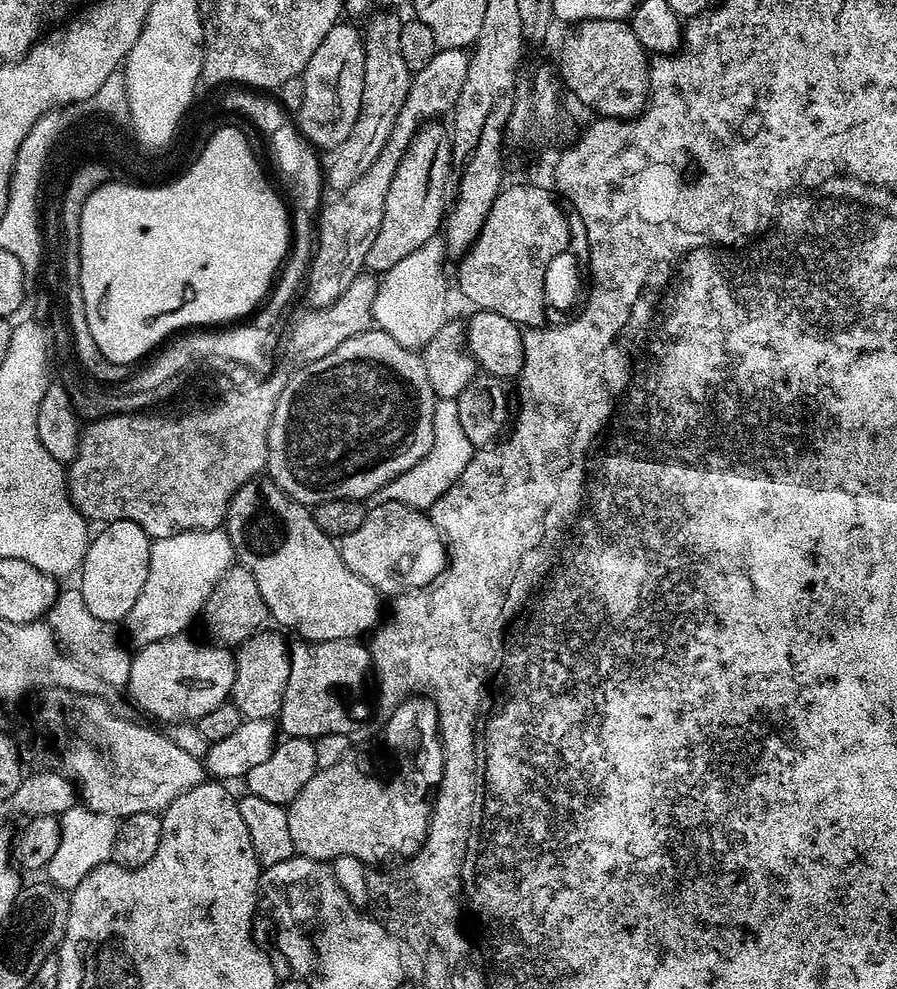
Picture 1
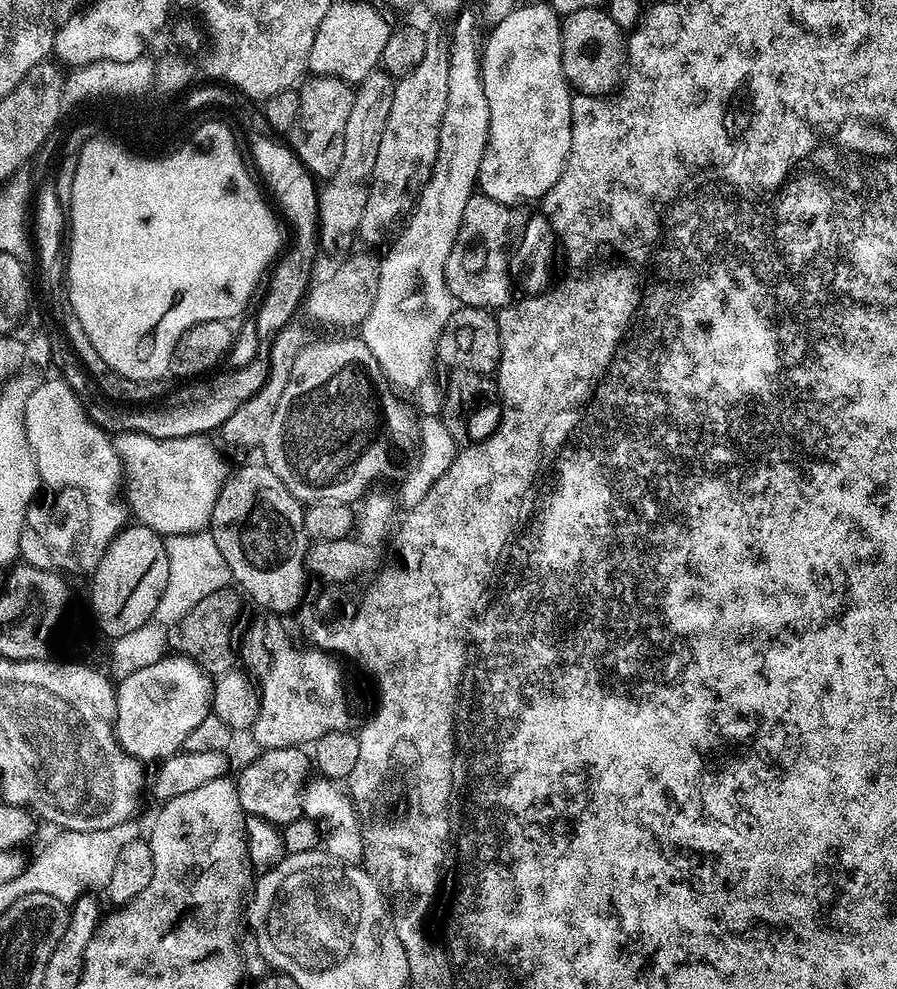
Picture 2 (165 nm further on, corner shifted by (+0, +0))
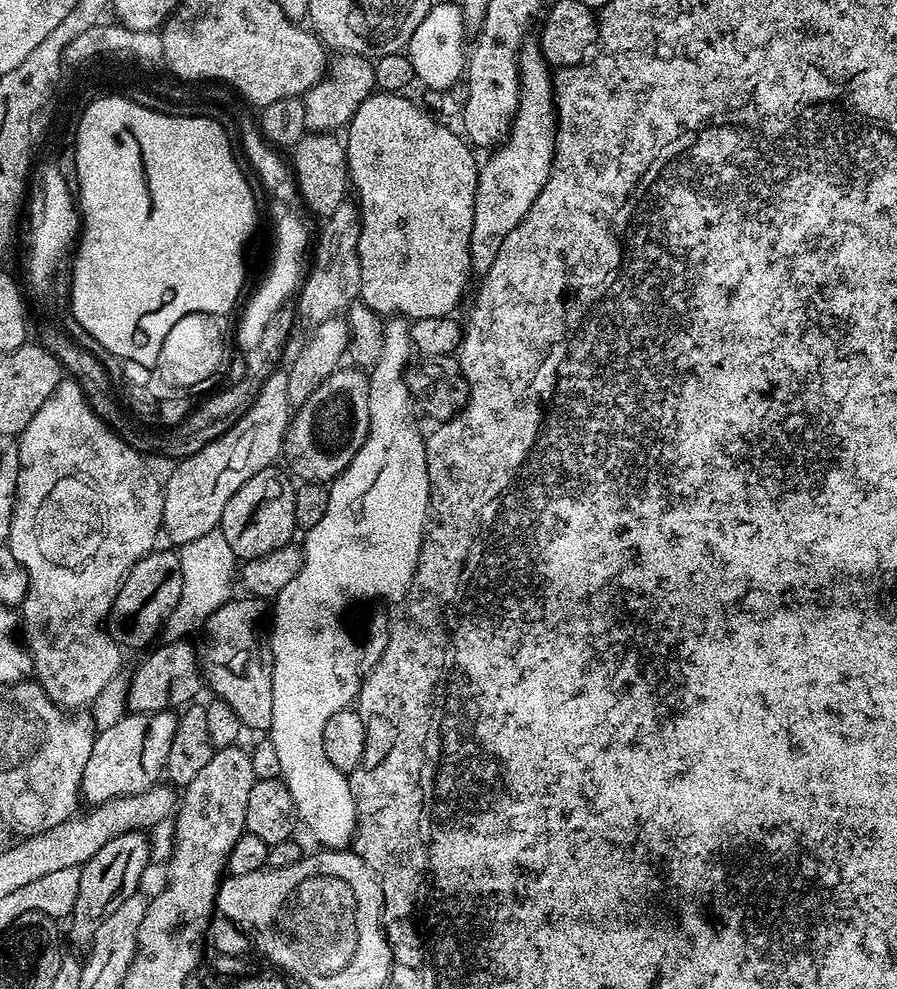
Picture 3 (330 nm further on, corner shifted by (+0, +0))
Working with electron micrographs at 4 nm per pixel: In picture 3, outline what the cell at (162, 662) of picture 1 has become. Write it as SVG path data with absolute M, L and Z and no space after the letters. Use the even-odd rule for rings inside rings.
M175 711L153 712L147 716L144 714L125 714L120 721L115 722L105 732L99 733L93 742L93 750L82 772L80 783L80 795L83 803L88 806L99 806L108 800L114 800L117 796L133 796L153 787L161 779L168 763L170 754L170 742L174 742L174 730L178 719Z

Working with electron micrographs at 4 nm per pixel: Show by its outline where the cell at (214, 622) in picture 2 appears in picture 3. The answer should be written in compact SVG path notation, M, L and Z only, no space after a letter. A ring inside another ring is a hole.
M184 640L173 644L153 647L148 657L141 662L136 673L128 681L127 711L132 714L151 714L179 709L195 701L202 688L202 668L198 663L198 652Z

